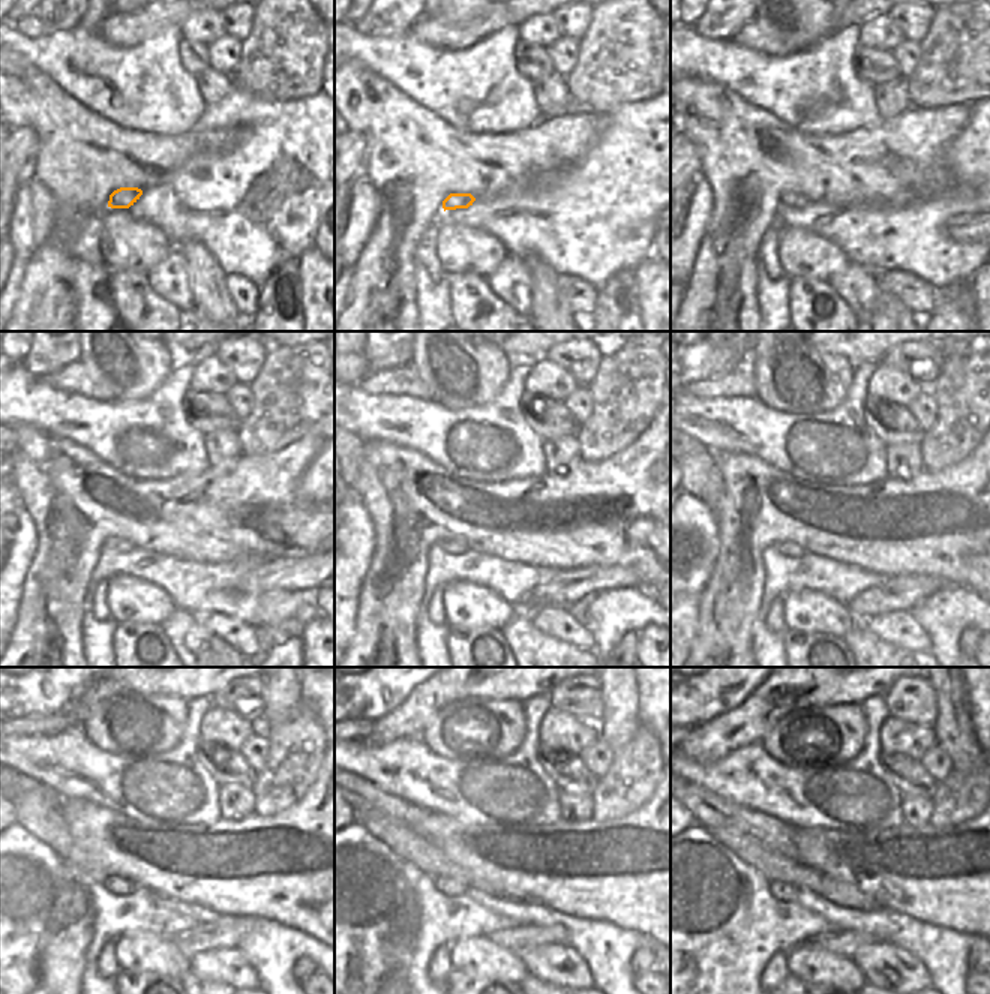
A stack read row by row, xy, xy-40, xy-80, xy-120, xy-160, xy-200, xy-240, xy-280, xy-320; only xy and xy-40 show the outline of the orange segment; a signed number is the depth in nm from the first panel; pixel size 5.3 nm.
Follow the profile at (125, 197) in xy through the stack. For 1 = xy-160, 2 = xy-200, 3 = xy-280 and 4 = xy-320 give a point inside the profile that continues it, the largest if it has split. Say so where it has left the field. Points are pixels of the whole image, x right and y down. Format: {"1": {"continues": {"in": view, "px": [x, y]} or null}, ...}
{"1": {"continues": {"in": "xy-160", "px": [452, 546]}}, "2": {"continues": {"in": "xy-200", "px": [789, 549]}}, "3": {"continues": {"in": "xy-280", "px": [449, 886]}}, "4": {"continues": {"in": "xy-320", "px": [780, 891]}}}

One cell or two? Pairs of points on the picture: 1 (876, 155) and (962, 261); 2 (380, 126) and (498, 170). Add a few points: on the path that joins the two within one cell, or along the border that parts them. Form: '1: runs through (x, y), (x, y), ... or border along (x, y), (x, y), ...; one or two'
1: border along (948, 194), (902, 204), (879, 206); two
2: runs through (410, 147), (422, 159), (468, 162); one

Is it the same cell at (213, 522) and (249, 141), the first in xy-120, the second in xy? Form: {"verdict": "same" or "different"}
{"verdict": "different"}

